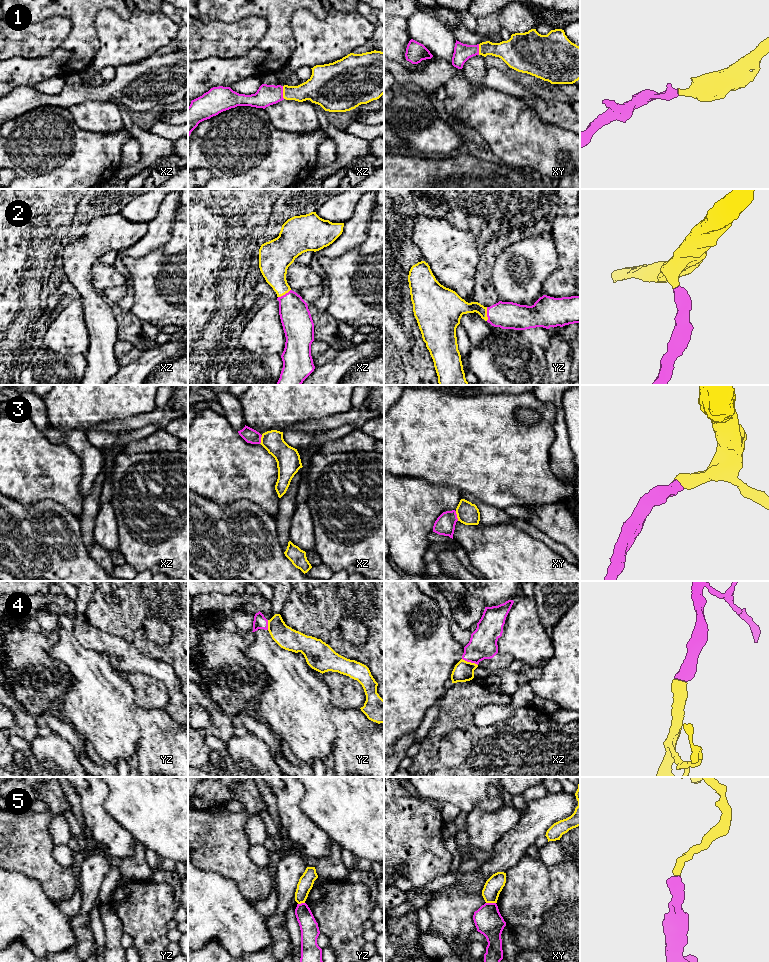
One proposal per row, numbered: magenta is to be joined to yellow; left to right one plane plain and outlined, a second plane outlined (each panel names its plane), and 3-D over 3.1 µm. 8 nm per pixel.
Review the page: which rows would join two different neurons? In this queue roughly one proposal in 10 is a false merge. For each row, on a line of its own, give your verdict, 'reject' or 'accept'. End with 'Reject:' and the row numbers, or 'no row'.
1: accept
2: accept
3: accept
4: accept
5: reject
Reject: 5

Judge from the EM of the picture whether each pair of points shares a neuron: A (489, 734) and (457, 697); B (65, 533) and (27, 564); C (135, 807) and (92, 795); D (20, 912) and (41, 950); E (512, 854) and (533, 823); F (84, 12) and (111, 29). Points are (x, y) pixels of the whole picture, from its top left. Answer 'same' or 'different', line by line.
A: same
B: same
C: different
D: same
E: same
F: different

